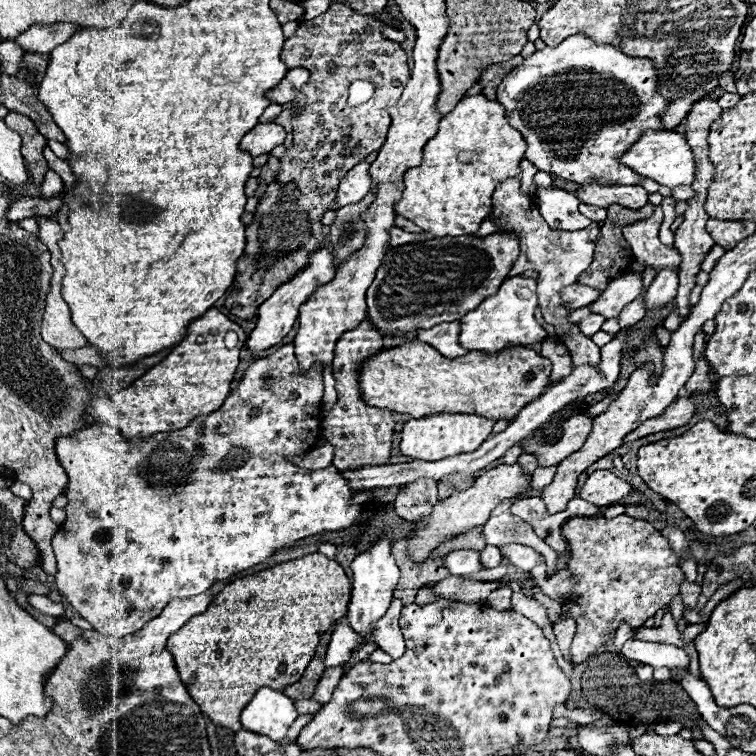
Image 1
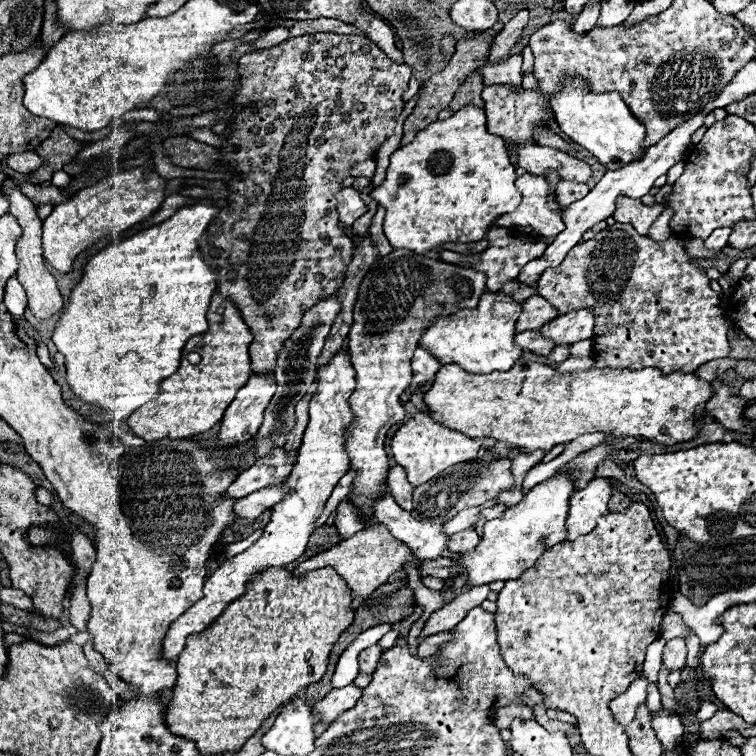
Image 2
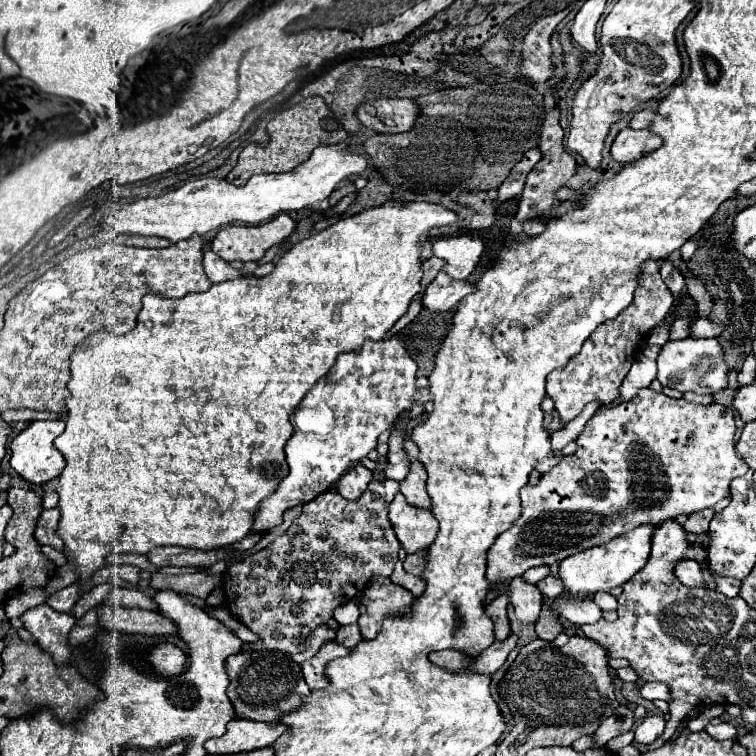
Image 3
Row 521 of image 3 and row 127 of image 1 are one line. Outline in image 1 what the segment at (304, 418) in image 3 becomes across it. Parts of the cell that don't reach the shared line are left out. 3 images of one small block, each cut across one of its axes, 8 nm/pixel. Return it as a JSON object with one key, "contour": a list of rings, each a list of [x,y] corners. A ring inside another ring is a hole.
{"contour":[[[274,122],[258,124],[256,128],[252,128],[252,132],[244,136],[240,148],[252,152],[252,156],[260,156],[260,154],[268,154],[276,146],[282,146],[284,138],[286,138],[286,132],[282,126]]]}

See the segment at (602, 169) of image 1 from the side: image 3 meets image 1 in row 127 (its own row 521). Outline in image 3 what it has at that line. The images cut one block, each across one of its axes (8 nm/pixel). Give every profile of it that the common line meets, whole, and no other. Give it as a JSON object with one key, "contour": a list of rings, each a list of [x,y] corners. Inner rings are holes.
{"contour":[[[642,388],[638,392],[638,396],[630,402],[622,402],[622,404],[614,404],[610,408],[598,408],[598,412],[588,420],[588,424],[584,426],[582,434],[578,436],[576,444],[578,444],[578,450],[570,456],[564,456],[562,462],[558,462],[548,474],[542,474],[540,476],[540,482],[536,486],[532,484],[526,484],[522,490],[520,490],[520,496],[522,496],[522,514],[518,520],[522,520],[522,530],[520,532],[514,532],[514,530],[506,530],[500,534],[500,538],[496,538],[496,542],[492,544],[492,548],[488,550],[488,572],[486,572],[486,580],[490,582],[490,586],[498,584],[498,582],[510,582],[514,580],[516,576],[522,576],[528,568],[534,568],[534,566],[550,566],[550,564],[556,564],[560,560],[564,560],[566,556],[572,556],[572,554],[578,554],[582,550],[588,550],[592,546],[600,546],[600,544],[608,544],[612,538],[616,536],[622,536],[642,524],[660,524],[668,518],[678,518],[678,516],[690,516],[698,510],[704,510],[704,508],[712,508],[714,504],[718,504],[722,498],[726,498],[730,494],[730,482],[738,476],[742,476],[748,466],[746,462],[738,456],[736,452],[736,442],[734,442],[734,434],[736,434],[736,426],[734,426],[734,412],[722,404],[692,404],[692,402],[686,402],[684,398],[670,398],[662,392],[654,392],[652,388]]]}

